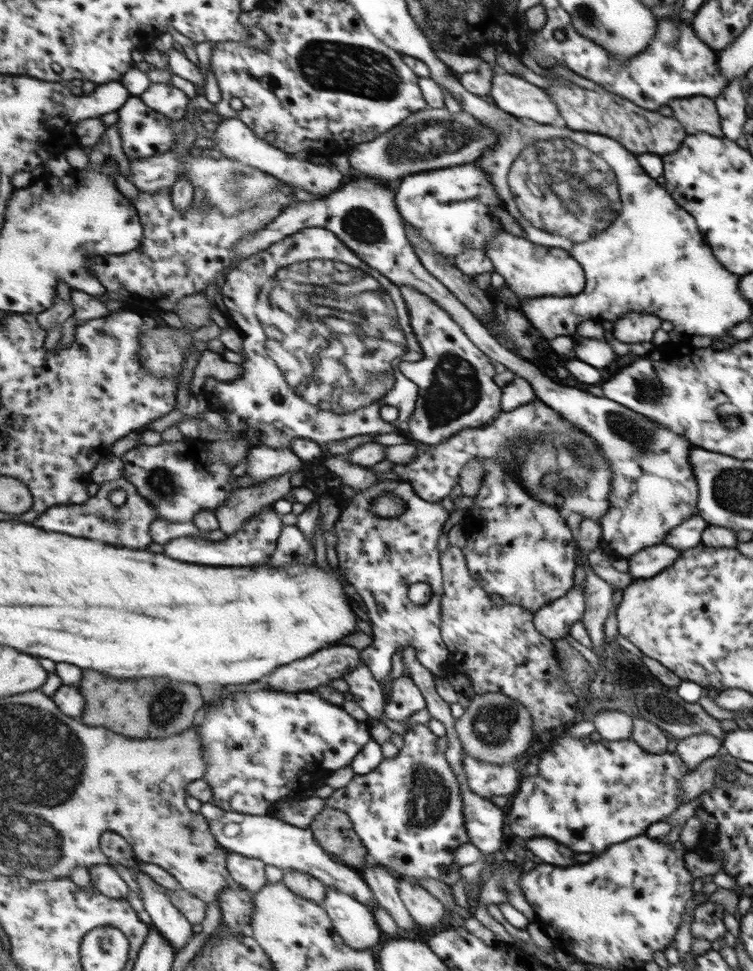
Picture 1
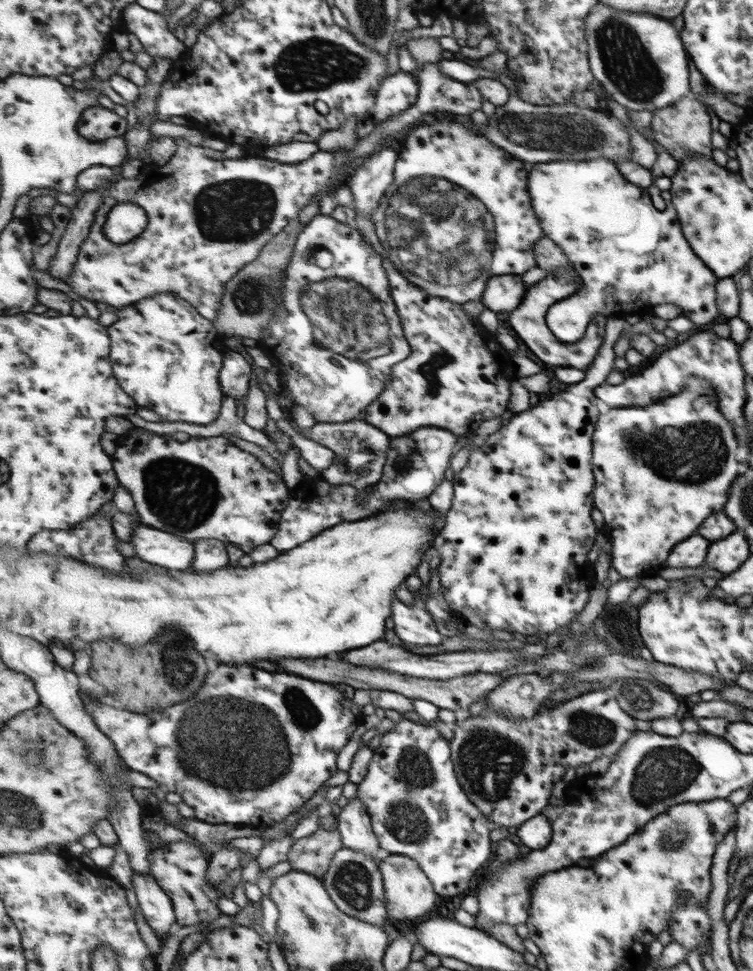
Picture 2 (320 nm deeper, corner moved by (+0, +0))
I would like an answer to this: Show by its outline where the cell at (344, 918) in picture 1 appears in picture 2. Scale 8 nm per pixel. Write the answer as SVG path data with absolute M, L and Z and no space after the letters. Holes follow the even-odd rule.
M344 847L337 852L332 866L326 873L322 880L323 884L343 912L374 925L382 925L387 922L388 908L384 878L380 866L375 862L375 857Z

